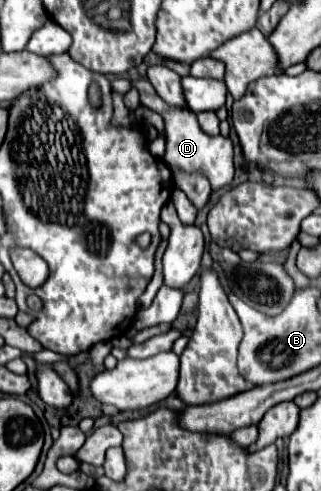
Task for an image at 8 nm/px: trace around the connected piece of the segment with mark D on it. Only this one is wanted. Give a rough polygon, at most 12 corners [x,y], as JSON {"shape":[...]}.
{"shape":[[131,79],[141,105],[165,123],[163,161],[201,171],[213,189],[233,181],[233,143],[209,137],[187,109],[173,109],[147,79]]}

